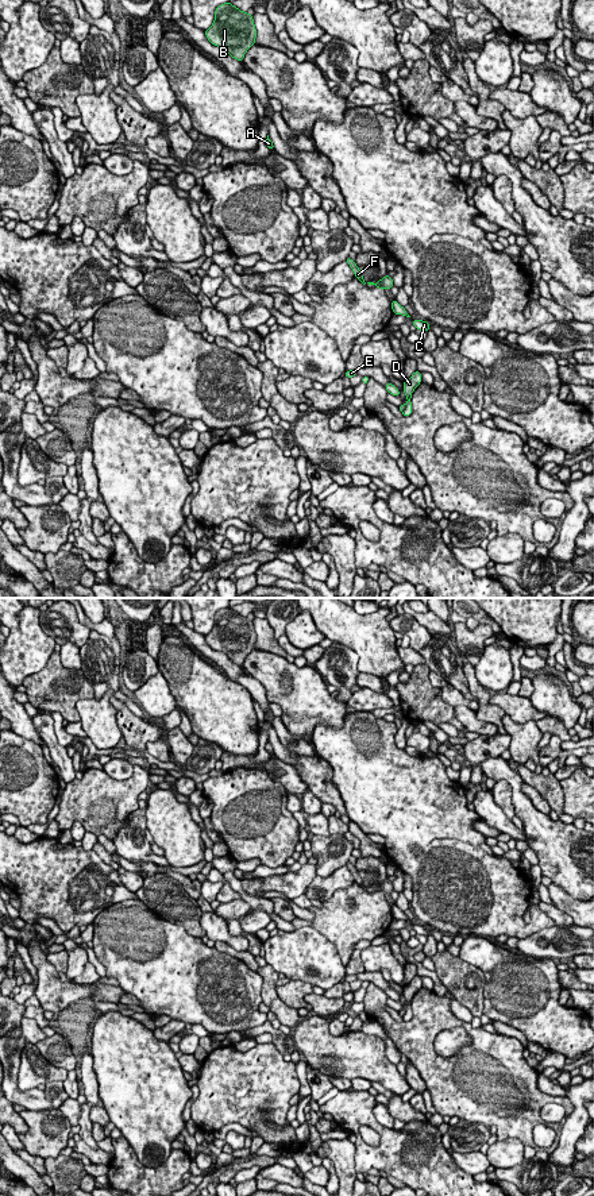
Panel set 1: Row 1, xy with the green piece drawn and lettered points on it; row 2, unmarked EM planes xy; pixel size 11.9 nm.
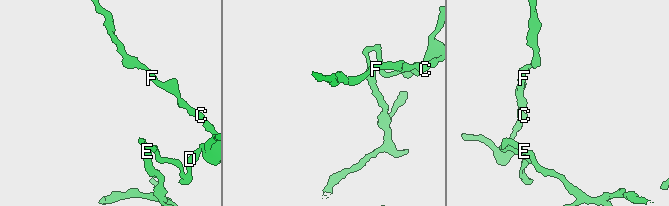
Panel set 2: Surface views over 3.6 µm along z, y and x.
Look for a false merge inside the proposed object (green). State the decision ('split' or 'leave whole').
split

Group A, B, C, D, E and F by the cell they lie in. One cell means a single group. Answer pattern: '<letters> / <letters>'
A B C D F / E

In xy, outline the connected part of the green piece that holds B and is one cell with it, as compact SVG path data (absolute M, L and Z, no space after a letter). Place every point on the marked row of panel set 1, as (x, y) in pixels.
M231 1L216 7L215 20L204 32L213 46L225 49L238 61L243 61L256 38L254 18L232 5Z

